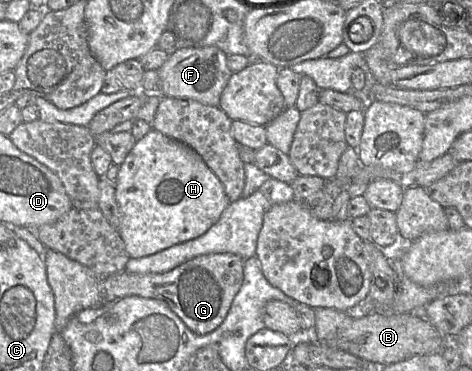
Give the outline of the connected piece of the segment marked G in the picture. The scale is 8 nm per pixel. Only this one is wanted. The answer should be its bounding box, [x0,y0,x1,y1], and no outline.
[44,250,245,335]

